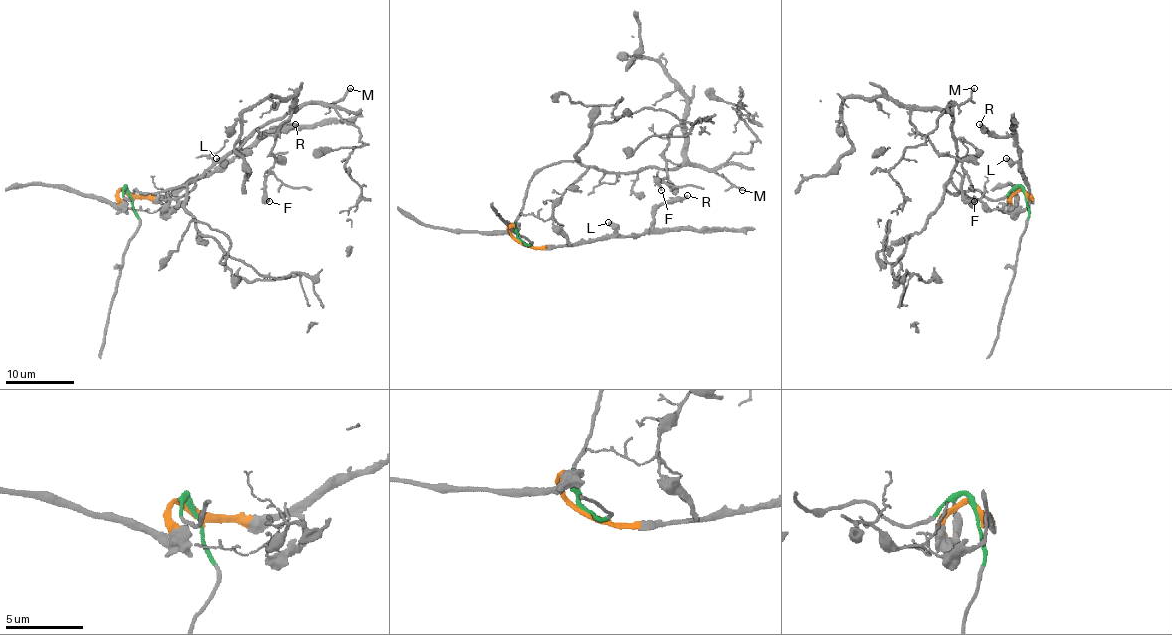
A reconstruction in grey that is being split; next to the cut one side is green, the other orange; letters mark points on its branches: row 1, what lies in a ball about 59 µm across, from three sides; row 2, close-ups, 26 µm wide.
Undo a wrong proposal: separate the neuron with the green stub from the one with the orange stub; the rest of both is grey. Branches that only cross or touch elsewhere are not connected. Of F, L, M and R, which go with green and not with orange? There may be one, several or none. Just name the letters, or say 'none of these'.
F, M

